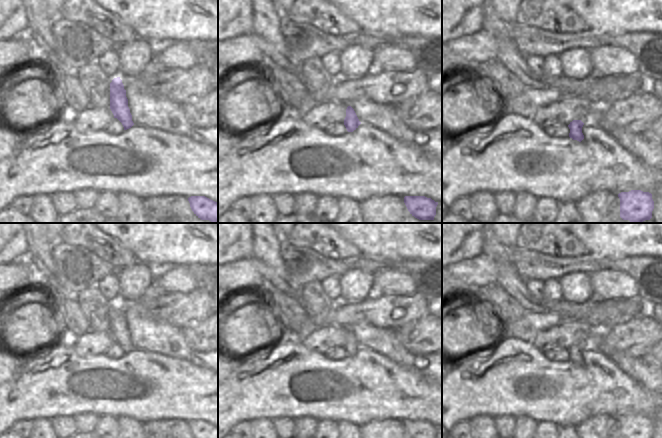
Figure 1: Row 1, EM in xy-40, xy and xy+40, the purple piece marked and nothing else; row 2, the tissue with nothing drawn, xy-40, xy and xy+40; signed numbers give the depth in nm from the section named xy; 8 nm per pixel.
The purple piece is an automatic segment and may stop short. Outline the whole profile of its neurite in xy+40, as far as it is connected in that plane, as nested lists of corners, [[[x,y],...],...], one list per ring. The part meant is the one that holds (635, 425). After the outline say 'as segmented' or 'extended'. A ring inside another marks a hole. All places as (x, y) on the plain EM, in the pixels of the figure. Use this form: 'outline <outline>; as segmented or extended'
outline [[[631,414],[618,418],[620,438],[652,438],[654,425],[652,418],[641,414]]]; as segmented

